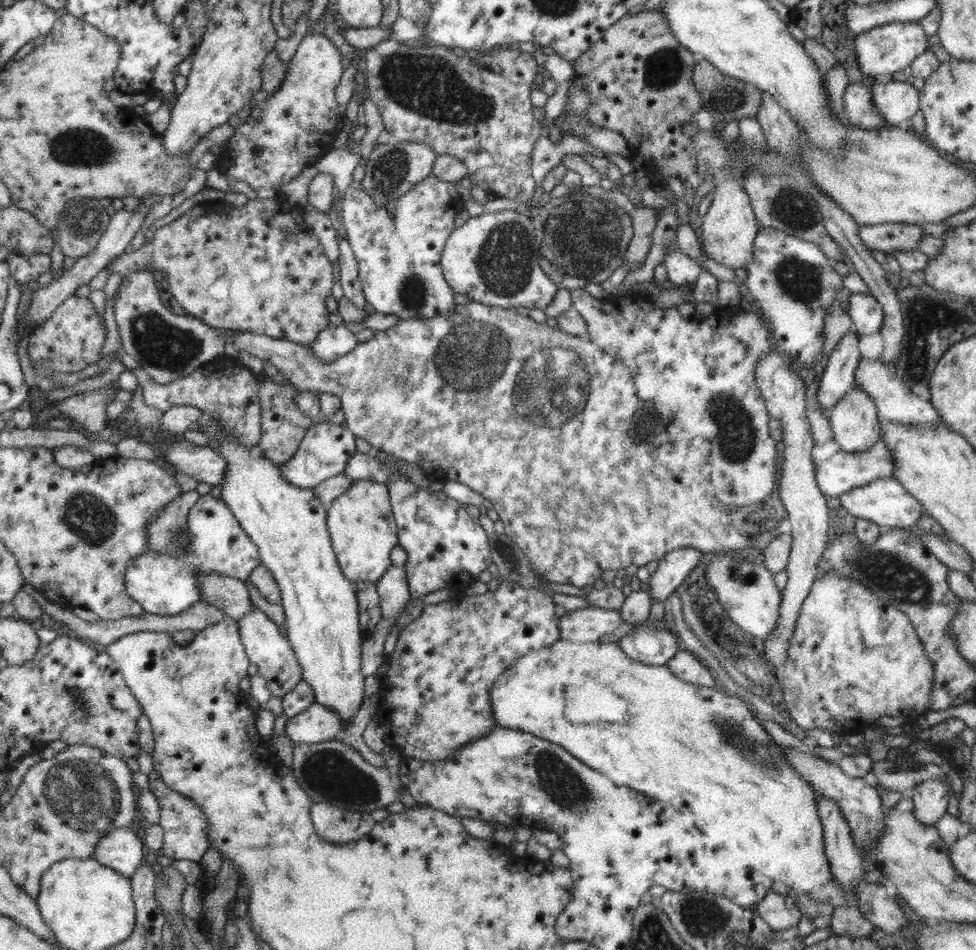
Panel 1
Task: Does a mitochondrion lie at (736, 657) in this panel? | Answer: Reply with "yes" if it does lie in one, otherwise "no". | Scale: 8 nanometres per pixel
no

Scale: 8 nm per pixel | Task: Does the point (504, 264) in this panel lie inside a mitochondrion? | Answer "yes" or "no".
yes

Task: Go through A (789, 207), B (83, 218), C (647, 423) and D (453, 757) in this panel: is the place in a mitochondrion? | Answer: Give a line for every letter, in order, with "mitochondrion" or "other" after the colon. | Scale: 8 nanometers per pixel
A: mitochondrion
B: mitochondrion
C: mitochondrion
D: other

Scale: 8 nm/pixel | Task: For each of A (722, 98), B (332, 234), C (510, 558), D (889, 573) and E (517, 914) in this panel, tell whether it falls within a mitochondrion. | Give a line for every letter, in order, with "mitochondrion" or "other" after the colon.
A: mitochondrion
B: other
C: mitochondrion
D: mitochondrion
E: other

